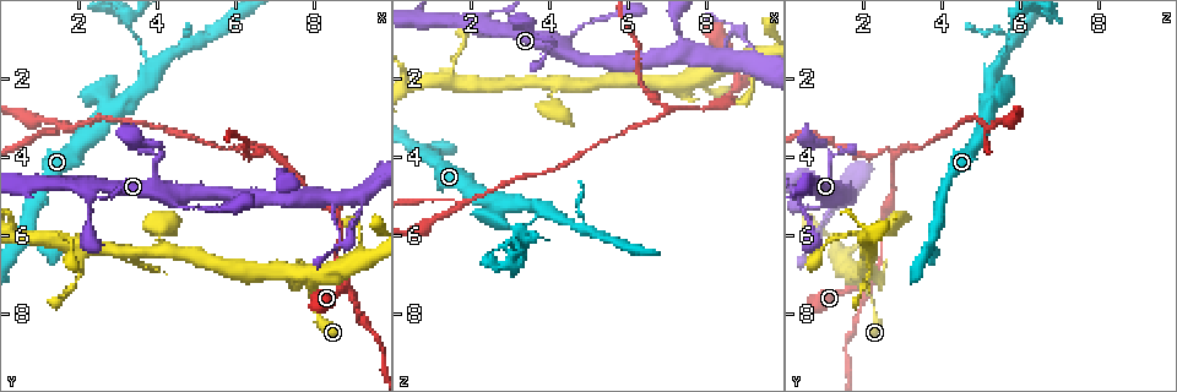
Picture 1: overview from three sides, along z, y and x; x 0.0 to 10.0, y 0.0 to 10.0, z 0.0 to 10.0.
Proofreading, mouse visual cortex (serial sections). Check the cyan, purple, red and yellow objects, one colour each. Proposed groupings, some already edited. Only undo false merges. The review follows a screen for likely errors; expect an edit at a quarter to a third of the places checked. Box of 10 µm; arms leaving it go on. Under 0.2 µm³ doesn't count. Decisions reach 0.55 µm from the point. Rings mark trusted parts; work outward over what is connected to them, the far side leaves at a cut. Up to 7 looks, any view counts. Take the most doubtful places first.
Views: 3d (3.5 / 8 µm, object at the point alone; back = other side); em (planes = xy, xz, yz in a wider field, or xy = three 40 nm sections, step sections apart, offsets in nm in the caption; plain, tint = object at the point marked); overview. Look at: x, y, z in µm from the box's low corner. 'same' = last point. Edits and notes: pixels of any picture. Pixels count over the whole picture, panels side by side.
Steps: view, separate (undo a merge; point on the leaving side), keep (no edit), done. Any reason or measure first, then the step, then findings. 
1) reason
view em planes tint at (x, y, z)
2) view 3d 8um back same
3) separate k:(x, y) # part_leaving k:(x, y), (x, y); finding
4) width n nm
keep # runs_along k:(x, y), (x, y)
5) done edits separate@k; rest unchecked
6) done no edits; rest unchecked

branch point
view 3d 8um back at (8.90, 7.20, 2.10)

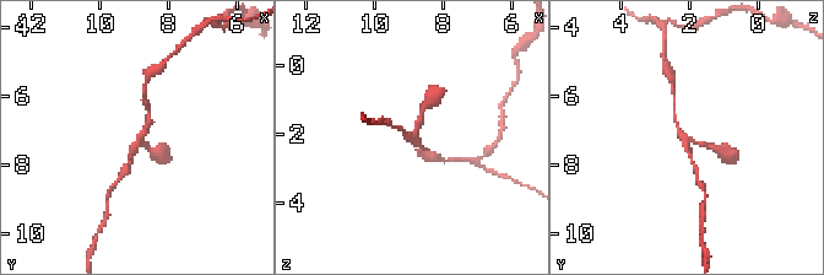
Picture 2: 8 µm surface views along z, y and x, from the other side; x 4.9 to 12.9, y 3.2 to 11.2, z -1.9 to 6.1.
view 3d 3.5um same

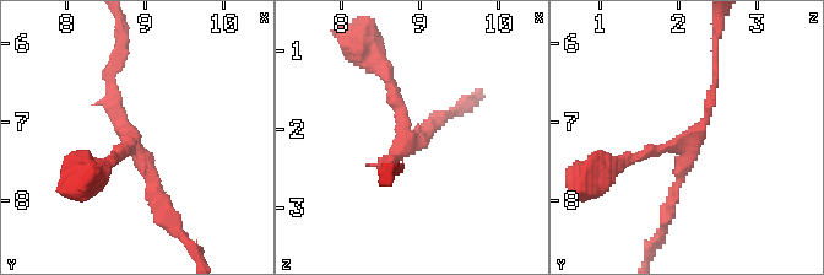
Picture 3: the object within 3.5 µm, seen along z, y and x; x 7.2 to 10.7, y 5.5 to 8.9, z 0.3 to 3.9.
view em xy step 2 tint at (8.85, 7.25, 2.05)

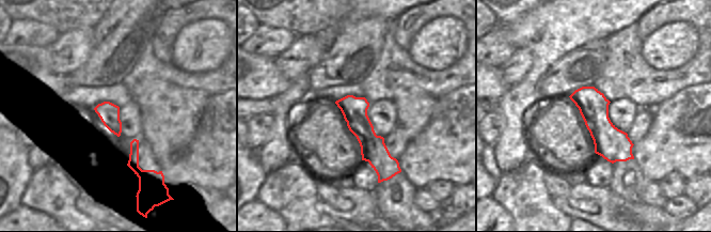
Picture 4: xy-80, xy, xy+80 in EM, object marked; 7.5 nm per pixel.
keep # runs_along 4:(349, 97), (383, 164), (383, 178); one cell here

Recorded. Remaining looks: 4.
three-way junction
view 3d 3.5um at (7.00, 3.95, 2.80)

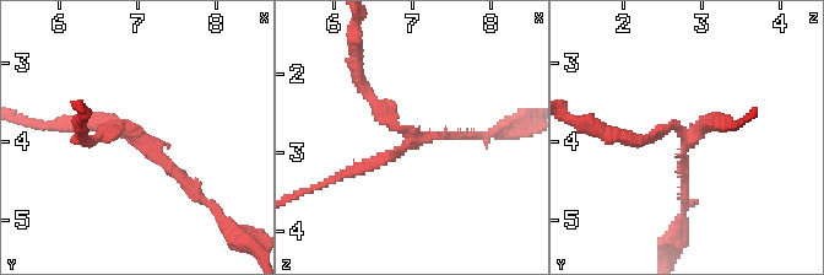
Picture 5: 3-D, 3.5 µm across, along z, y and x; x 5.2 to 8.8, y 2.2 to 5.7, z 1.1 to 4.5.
arms 3; arm_widths 150, 150, 150 nm; now the EM
view em xy step 1 tint at (6.95, 3.95, 2.85)

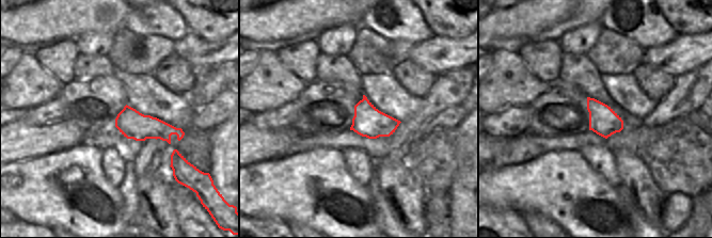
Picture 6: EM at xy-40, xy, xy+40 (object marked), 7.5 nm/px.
width 220 nm
separate 5:(363, 166) # part_leaving 5:(399, 151), (309, 189); a second cell is stuck on

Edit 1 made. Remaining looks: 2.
done edits separate@5; rest unchecked

